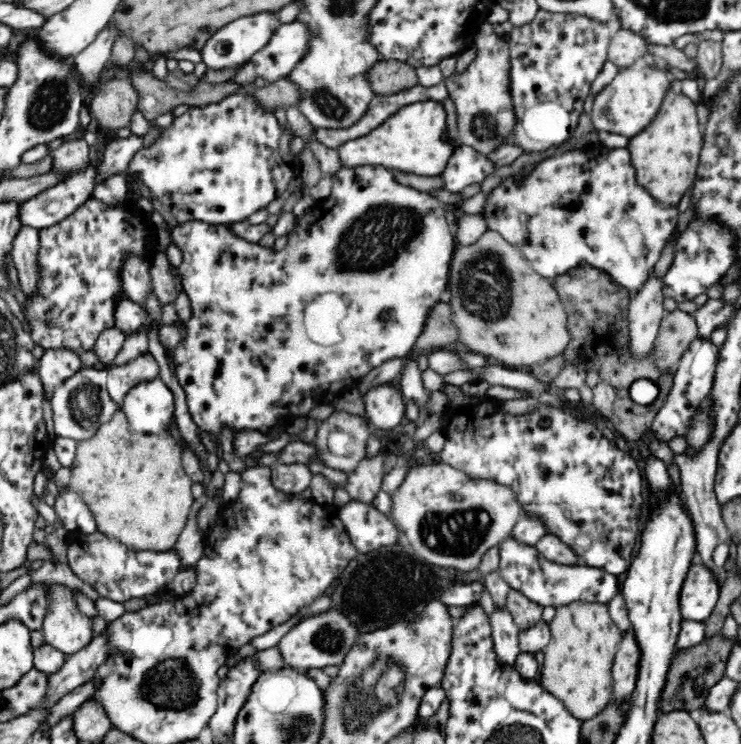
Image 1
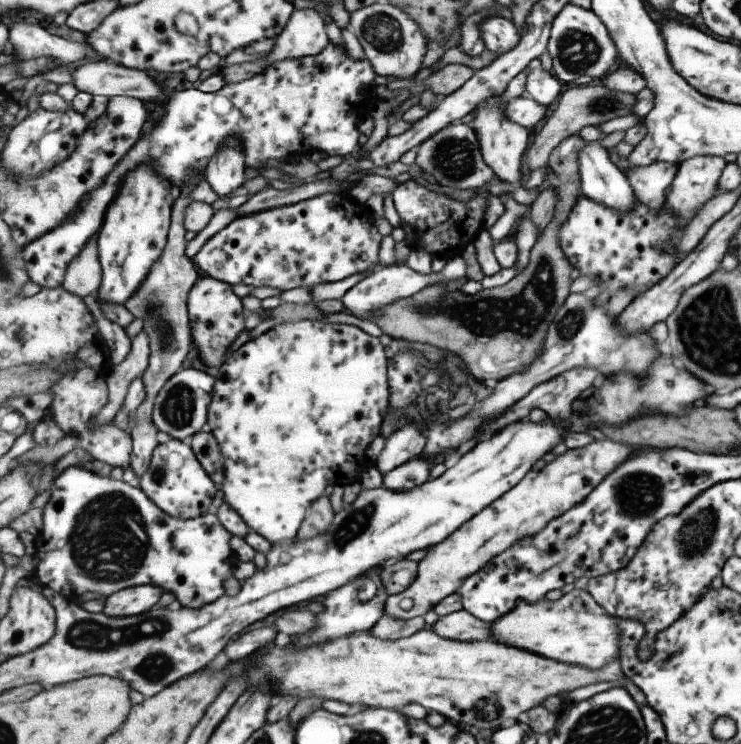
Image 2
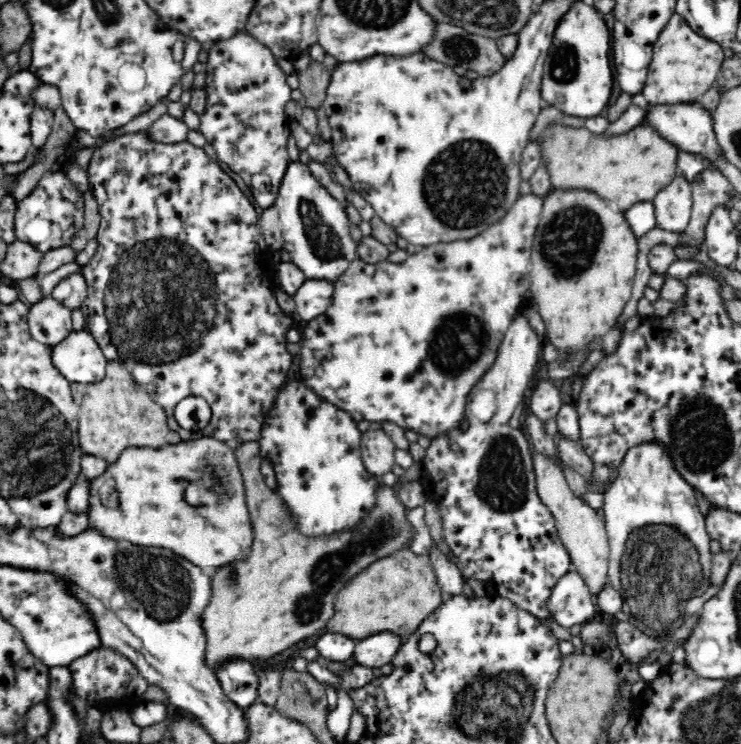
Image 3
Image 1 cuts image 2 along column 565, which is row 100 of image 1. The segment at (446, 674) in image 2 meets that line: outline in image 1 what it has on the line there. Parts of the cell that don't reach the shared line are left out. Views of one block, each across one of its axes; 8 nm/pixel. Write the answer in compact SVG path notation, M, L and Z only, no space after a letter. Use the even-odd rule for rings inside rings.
M670 90L654 121L636 136L629 138L628 151L636 167L636 178L650 194L664 206L677 206L681 198L695 182L703 148L703 130L700 125L696 104L684 96Z

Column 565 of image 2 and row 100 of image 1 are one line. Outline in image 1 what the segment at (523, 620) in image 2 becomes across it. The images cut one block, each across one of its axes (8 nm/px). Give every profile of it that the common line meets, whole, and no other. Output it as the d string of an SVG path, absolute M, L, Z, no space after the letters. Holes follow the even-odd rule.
M644 65L618 70L613 81L595 96L591 111L594 127L597 131L628 138L641 134L658 115L665 92L669 90L670 79L667 67Z

